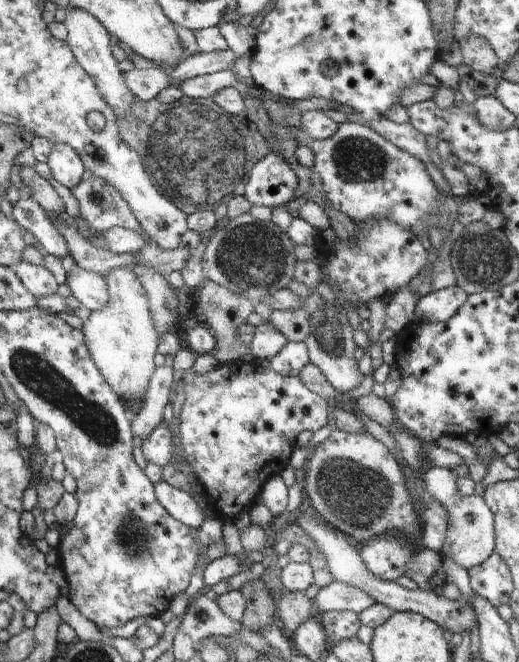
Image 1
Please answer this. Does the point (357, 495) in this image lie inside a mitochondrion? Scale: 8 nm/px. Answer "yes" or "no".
yes

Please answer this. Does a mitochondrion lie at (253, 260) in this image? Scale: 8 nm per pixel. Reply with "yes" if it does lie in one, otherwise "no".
yes

